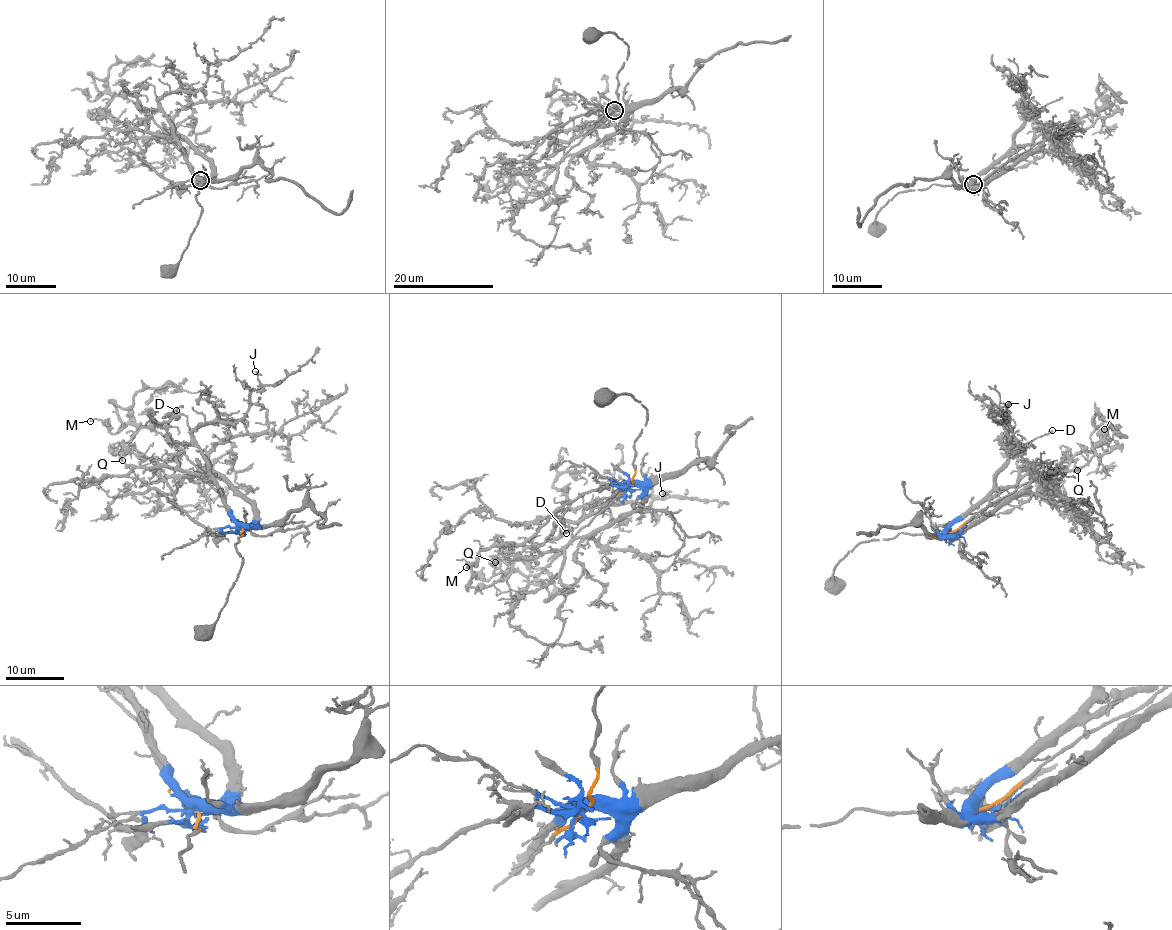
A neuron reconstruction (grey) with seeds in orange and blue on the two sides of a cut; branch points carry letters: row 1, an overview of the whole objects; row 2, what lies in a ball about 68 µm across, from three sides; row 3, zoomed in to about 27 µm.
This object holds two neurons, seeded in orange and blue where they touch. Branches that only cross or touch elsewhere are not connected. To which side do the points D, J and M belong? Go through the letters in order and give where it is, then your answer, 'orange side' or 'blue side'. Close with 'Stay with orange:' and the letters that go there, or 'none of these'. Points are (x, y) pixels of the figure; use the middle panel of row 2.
D: place (566, 533); blue side
J: place (662, 493); blue side
M: place (466, 567); orange side
Stay with orange: M

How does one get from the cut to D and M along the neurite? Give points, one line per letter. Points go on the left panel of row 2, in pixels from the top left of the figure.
D: (240, 527), (190, 434), (187, 417), (177, 410)
M: (240, 527), (196, 465), (160, 432), (126, 423), (113, 434), (100, 420), (90, 421)

